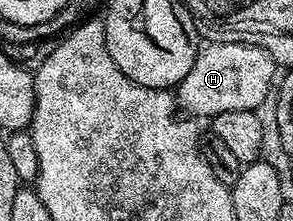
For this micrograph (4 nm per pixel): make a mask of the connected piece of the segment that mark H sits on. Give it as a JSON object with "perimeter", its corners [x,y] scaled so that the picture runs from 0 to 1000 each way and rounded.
{"perimeter":[[[703,195],[676,222],[666,294],[604,389],[597,443],[635,520],[686,543],[792,498],[874,502],[928,412],[939,317],[942,276],[894,217],[829,195]]]}

